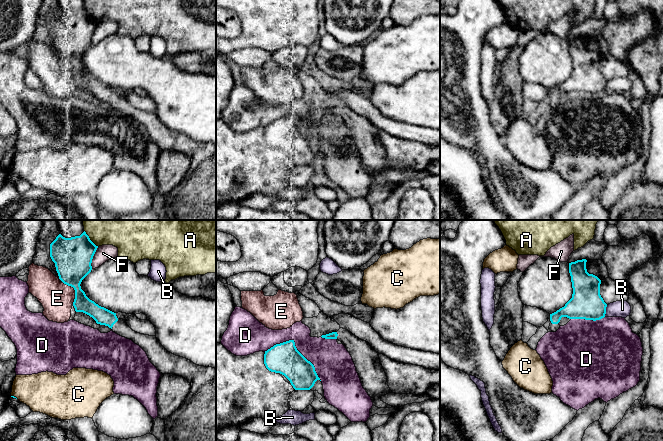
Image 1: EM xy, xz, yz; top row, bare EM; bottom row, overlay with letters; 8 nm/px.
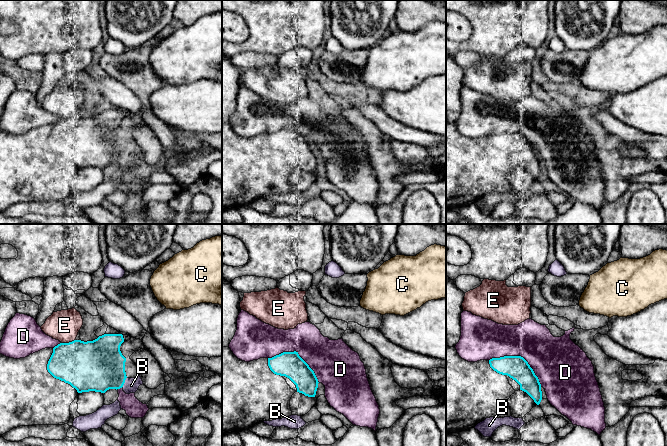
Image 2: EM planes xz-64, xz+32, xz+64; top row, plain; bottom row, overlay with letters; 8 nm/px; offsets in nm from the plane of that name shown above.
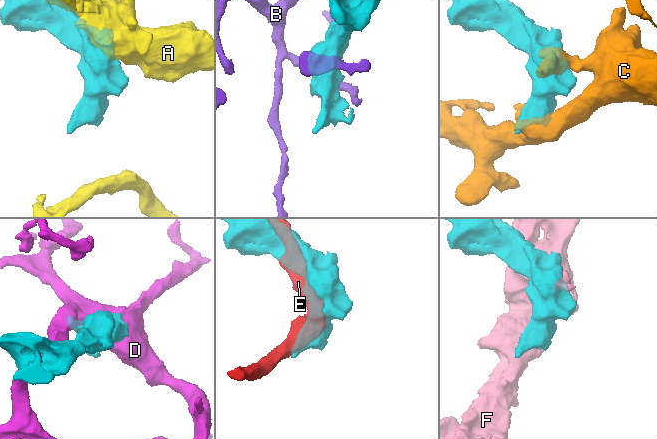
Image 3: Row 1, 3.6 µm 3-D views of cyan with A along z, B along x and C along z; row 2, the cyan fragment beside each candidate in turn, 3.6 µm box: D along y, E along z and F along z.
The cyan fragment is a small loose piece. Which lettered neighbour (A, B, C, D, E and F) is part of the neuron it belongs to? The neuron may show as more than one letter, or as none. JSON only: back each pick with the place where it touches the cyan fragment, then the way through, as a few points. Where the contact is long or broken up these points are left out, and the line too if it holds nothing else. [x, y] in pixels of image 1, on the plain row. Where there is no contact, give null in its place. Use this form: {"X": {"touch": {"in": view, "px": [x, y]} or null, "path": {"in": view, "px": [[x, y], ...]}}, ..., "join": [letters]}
{"join": []}

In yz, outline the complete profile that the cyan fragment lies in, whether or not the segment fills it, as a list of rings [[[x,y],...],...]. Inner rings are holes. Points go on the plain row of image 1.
[[[586,35],[569,39],[573,70],[572,74],[556,88],[550,90],[548,108],[556,108],[562,93],[569,95],[600,96],[605,93],[607,80],[600,71],[601,56],[589,50]]]

